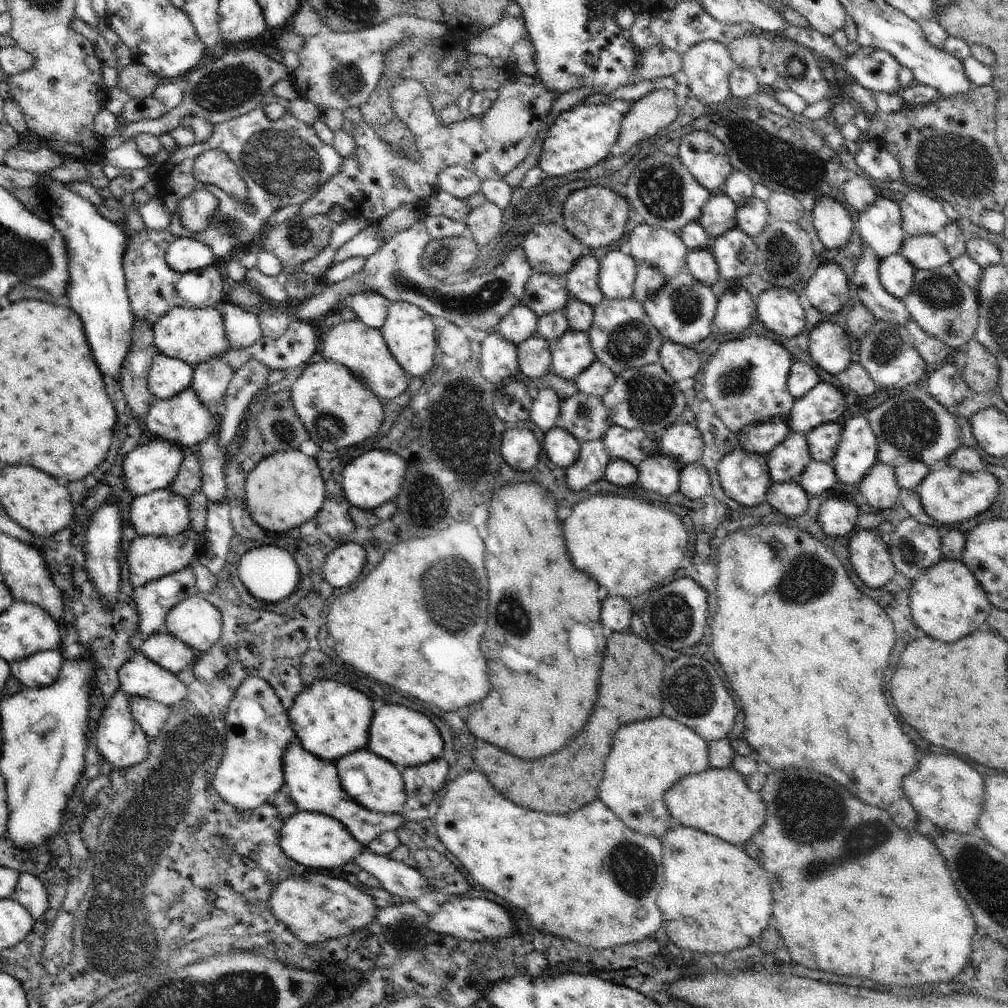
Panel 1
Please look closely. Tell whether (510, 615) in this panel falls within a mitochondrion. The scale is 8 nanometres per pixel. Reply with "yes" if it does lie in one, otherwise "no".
yes

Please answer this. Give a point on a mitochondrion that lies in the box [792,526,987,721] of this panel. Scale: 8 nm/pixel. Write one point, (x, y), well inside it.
(906, 549)

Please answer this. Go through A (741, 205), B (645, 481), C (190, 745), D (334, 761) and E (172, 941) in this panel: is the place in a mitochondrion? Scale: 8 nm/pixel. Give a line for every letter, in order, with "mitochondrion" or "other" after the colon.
A: other
B: other
C: mitochondrion
D: other
E: other

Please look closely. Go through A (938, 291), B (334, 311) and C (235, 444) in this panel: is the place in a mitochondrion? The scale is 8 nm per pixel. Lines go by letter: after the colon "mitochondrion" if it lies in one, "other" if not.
A: mitochondrion
B: other
C: other

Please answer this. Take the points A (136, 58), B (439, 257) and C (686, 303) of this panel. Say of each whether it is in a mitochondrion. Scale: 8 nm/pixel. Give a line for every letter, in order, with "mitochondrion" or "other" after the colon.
A: other
B: mitochondrion
C: mitochondrion

